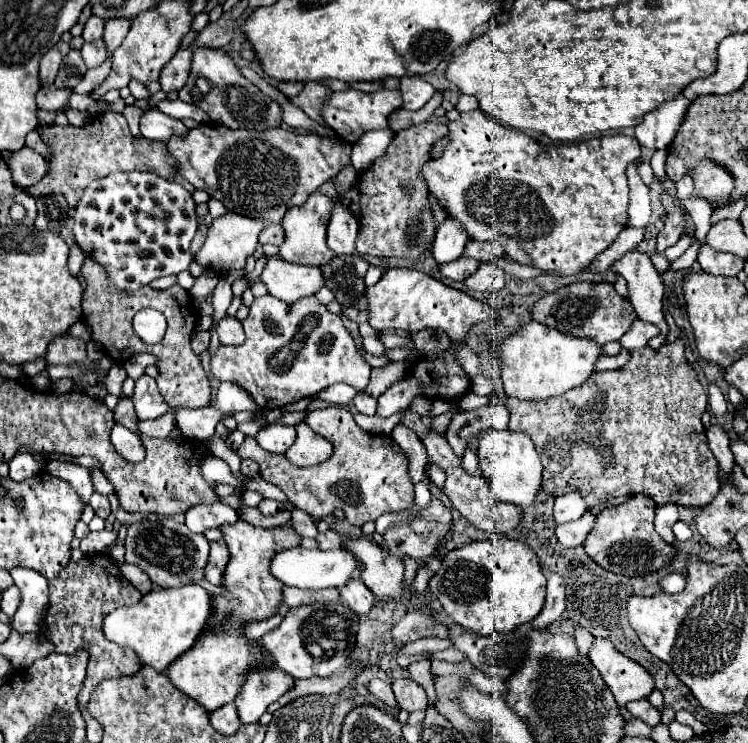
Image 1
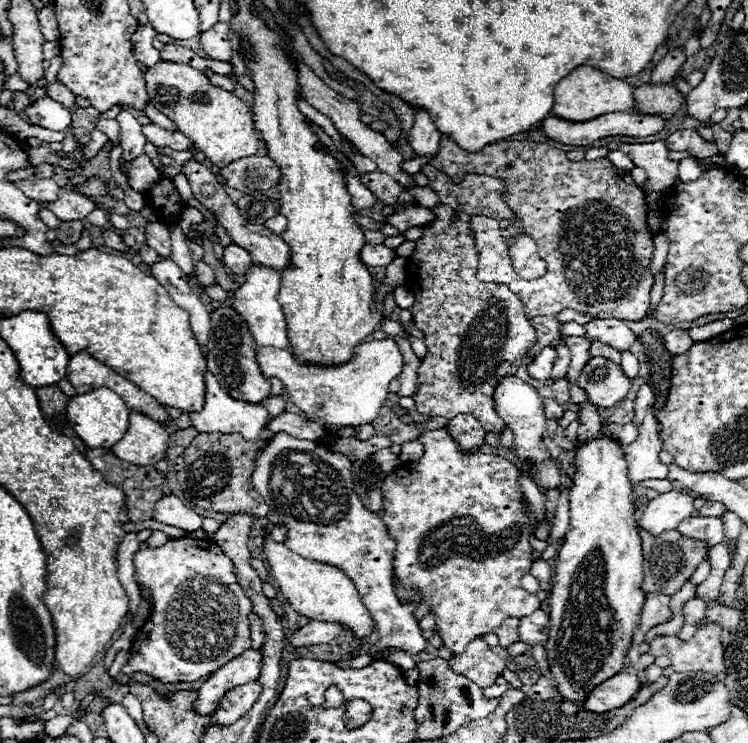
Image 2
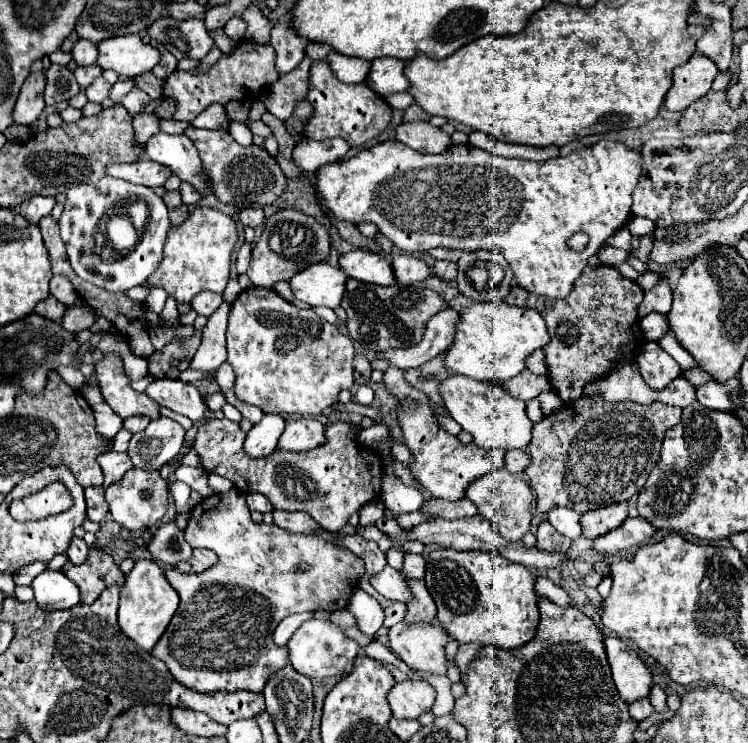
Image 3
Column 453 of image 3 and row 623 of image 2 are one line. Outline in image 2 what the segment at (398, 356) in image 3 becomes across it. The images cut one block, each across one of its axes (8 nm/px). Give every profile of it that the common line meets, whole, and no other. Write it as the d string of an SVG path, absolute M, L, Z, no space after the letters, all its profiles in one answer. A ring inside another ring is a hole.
M310 620L304 628L300 628L292 636L292 646L310 646L310 644L326 644L344 632L344 626L338 622L318 622Z

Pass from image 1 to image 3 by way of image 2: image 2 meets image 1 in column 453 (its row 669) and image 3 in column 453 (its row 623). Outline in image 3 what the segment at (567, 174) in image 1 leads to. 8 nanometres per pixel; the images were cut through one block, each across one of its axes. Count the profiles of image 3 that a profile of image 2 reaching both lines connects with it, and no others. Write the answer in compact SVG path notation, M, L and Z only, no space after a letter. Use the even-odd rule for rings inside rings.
M392 138L392 140L380 142L380 144L372 146L372 148L366 148L366 150L358 152L356 156L352 156L352 158L348 158L344 162L324 164L314 174L312 190L314 190L314 196L318 200L318 206L328 216L332 216L336 220L346 220L346 222L352 222L352 224L372 222L372 224L378 226L378 230L394 246L398 246L404 252L410 252L410 254L414 254L414 252L426 252L426 250L436 248L436 246L460 248L460 250L482 250L482 248L484 250L496 250L510 264L510 270L512 270L518 286L522 286L524 290L528 290L532 294L538 294L538 296L564 298L572 290L572 284L580 276L582 268L588 264L588 258L592 254L596 254L602 248L604 240L608 236L612 236L618 228L622 228L622 224L626 224L626 220L630 218L630 206L632 206L630 194L632 194L632 188L638 182L638 174L640 174L640 154L634 152L634 150L630 150L630 148L626 148L624 144L606 142L606 140L594 144L592 148L584 148L584 150L572 152L570 156L558 156L558 158L550 158L550 160L544 160L544 162L532 162L532 160L520 160L520 158L502 158L502 156L496 156L496 154L490 154L486 150L472 148L472 146L452 146L452 150L446 150L444 154L420 154L420 152L416 152L416 150L408 148L406 144L402 144L402 142L398 142L398 140ZM576 232L584 232L584 234L590 236L590 242L588 242L588 246L582 252L576 252L576 250L572 250L568 246L568 240Z

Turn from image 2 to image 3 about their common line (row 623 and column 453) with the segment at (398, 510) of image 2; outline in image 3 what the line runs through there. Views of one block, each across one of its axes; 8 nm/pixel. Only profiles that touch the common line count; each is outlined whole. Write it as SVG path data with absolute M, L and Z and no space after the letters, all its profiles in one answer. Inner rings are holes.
M388 368L384 372L384 386L396 398L398 404L398 424L404 436L404 444L414 456L414 462L408 466L410 474L418 482L418 490L424 496L424 504L442 498L450 502L458 502L464 498L466 488L480 476L504 468L504 450L492 448L484 450L476 444L462 444L456 436L448 434L436 420L432 400L412 384L408 384L400 370Z

